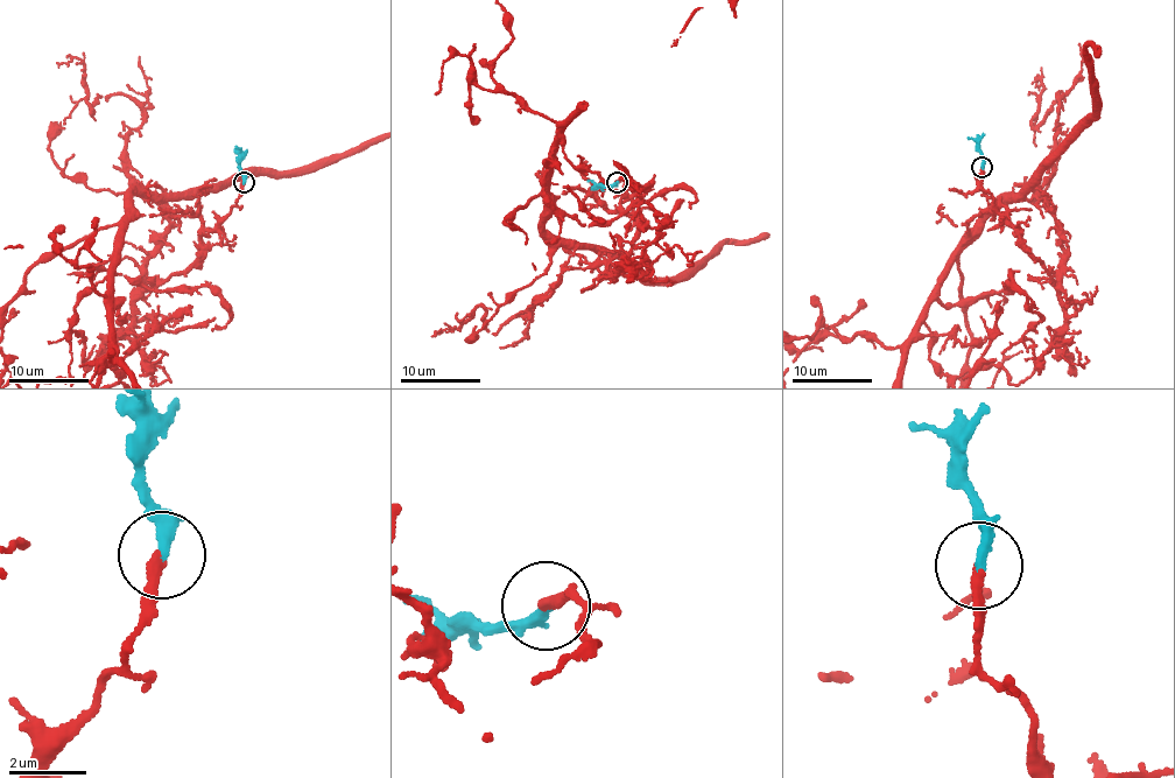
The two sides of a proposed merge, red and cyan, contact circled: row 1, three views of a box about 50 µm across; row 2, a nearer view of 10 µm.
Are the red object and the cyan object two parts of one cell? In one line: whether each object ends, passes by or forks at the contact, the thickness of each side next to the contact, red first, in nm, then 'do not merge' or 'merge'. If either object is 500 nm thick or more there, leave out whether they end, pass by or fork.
red ends | cyan passes by | 280/220 nm | merge

